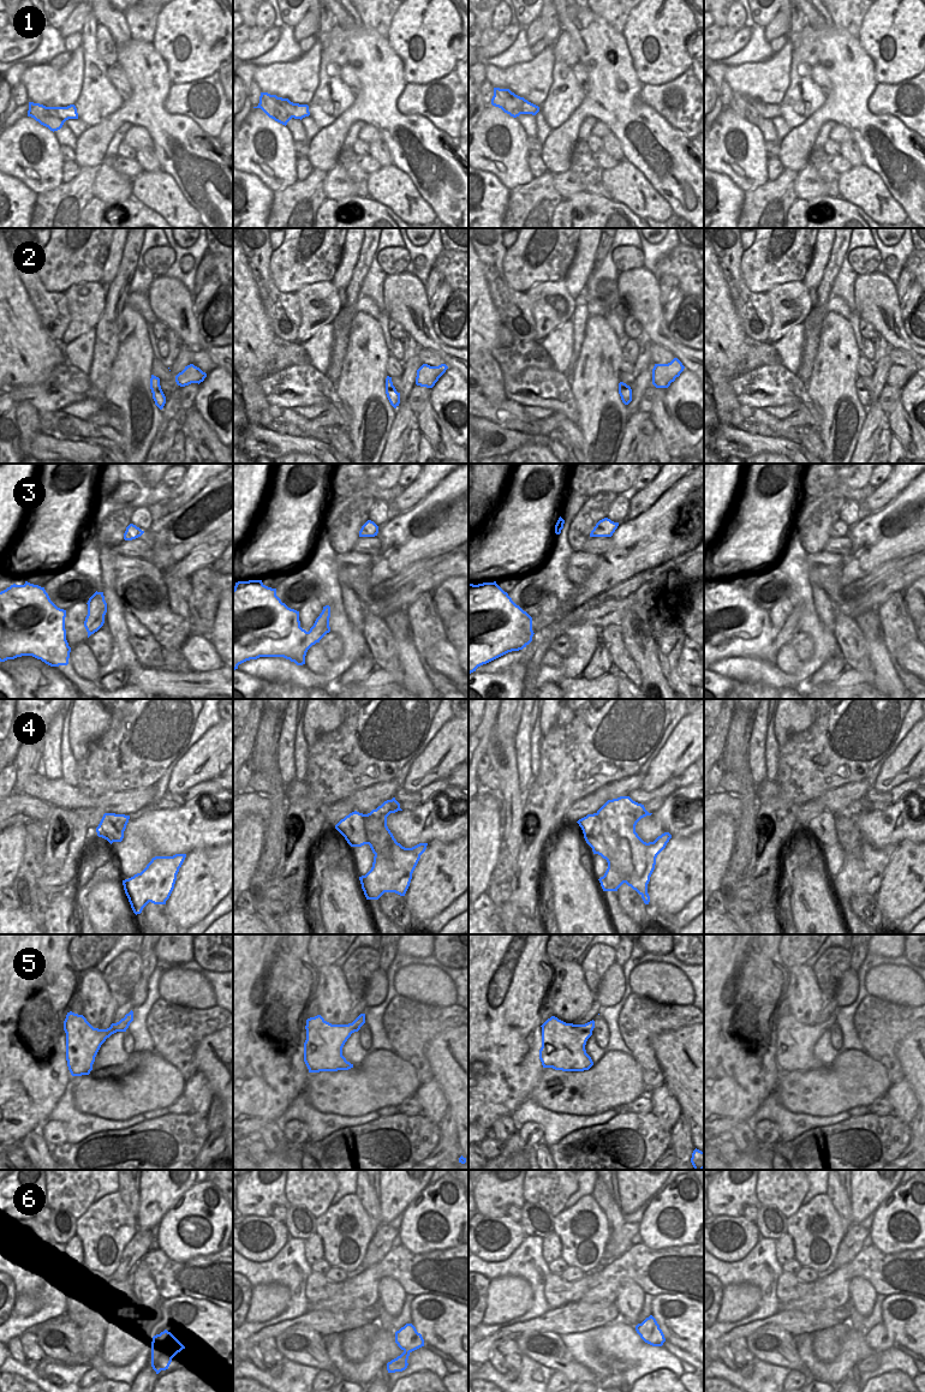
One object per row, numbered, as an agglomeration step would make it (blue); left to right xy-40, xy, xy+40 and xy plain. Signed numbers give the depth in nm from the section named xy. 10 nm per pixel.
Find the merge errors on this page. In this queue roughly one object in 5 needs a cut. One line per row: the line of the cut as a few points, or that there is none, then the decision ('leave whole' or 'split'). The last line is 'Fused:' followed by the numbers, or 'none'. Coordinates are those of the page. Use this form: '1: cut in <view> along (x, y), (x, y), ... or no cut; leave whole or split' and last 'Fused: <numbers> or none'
1: cut in xy along (276, 97), (292, 117); split
2: no cut; leave whole
3: no cut; leave whole
4: cut in xy+40 along (596, 813), (612, 855), (622, 866), (632, 862), (630, 876); split
5: no cut; leave whole
6: no cut; leave whole
Fused: 1, 4

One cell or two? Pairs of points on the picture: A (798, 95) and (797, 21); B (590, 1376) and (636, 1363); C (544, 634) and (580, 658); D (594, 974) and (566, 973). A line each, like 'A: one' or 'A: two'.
A: one
B: two
C: two
D: two

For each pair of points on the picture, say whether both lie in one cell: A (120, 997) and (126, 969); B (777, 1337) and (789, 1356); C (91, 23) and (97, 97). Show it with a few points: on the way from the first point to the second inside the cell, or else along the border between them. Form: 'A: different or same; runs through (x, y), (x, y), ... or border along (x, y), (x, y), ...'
A: same; runs through (120, 990), (120, 977)
B: same; runs through (779, 1342), (785, 1351)
C: same; runs through (90, 41), (90, 55), (97, 65), (97, 79)

